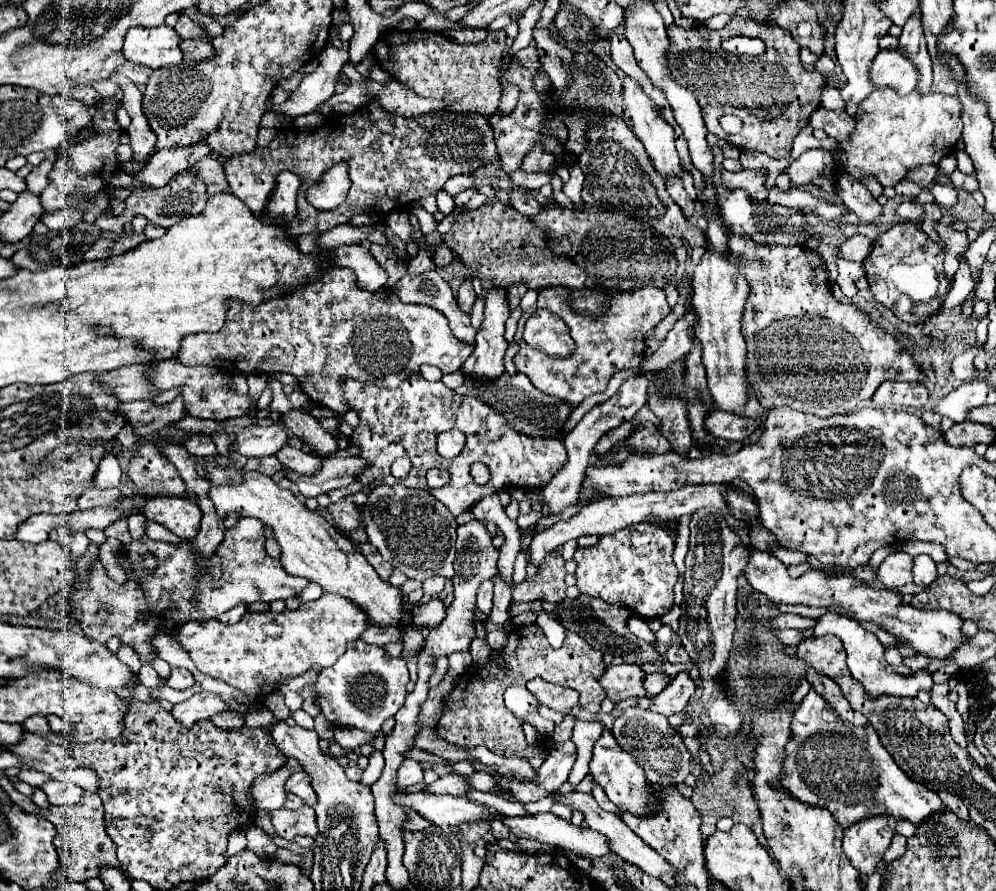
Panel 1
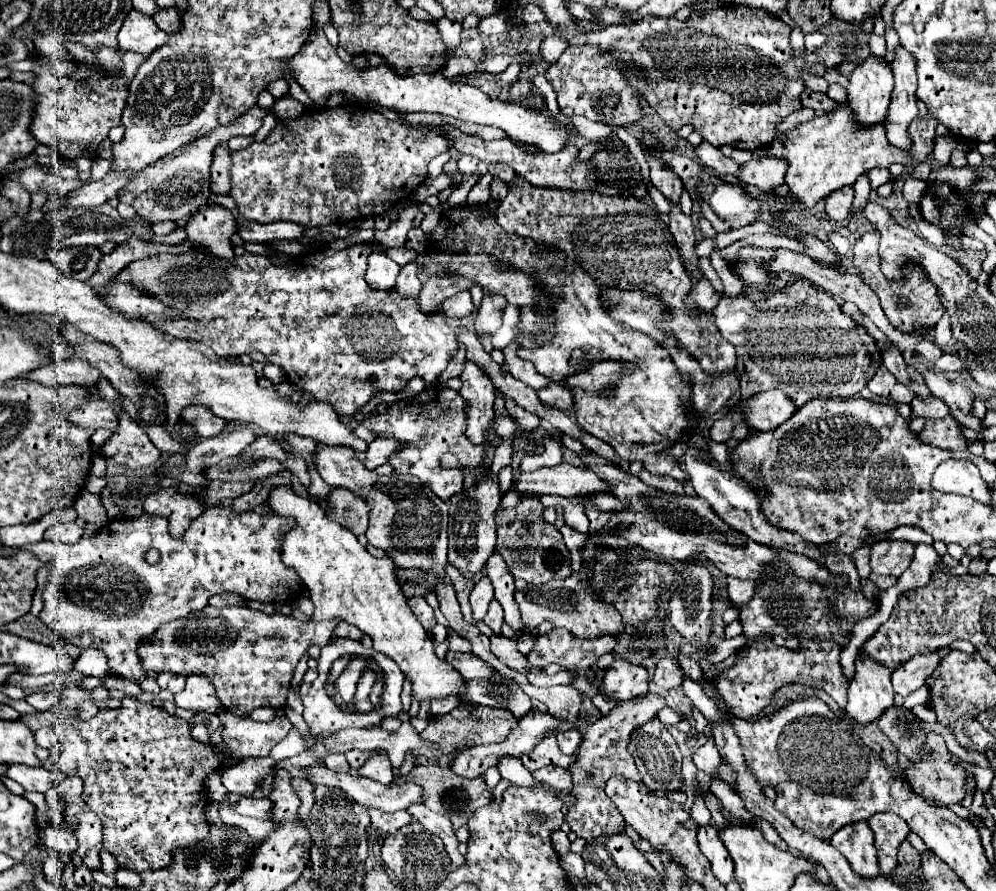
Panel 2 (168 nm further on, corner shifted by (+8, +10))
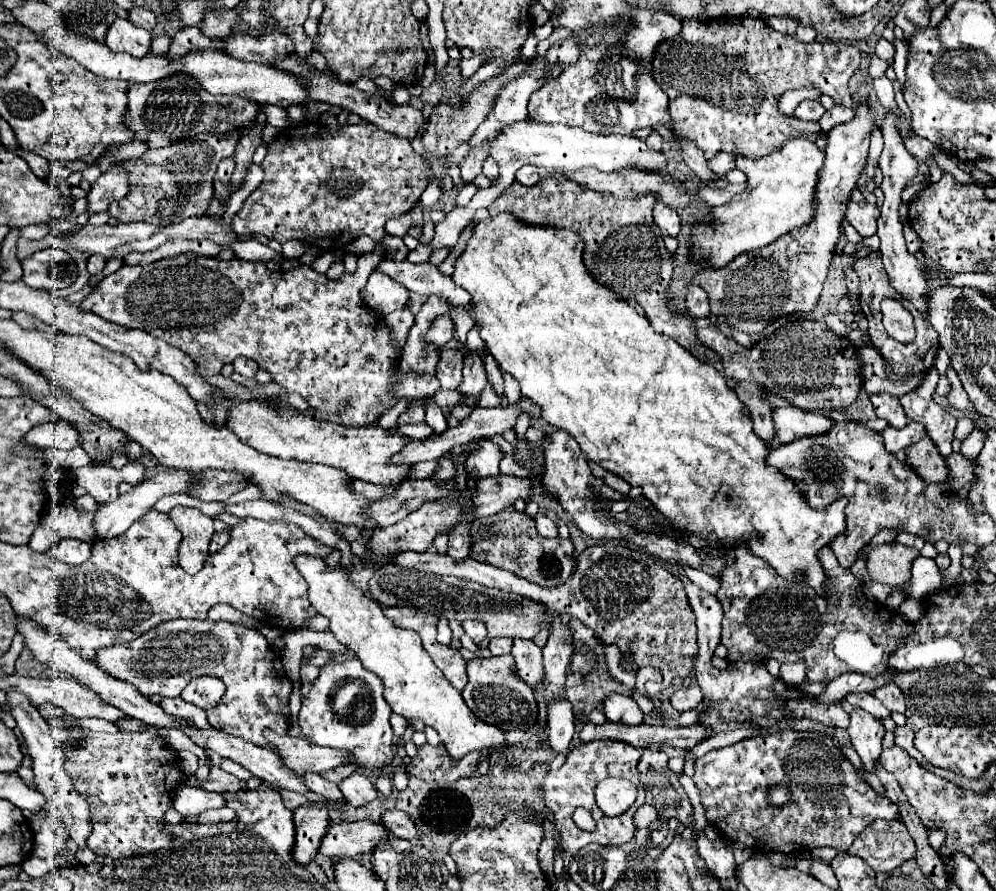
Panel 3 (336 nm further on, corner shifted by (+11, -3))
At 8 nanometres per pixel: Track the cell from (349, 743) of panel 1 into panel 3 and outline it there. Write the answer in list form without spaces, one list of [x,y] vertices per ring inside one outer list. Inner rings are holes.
[[[179,787],[175,791],[175,809],[181,815],[199,815],[213,807],[223,807],[225,799],[221,793],[209,793],[201,787]]]

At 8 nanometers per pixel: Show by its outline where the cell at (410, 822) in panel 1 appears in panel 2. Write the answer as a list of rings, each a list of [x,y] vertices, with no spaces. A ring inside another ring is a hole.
[[[368,810],[370,816],[372,816],[372,824],[368,828],[368,834],[374,838],[378,832],[382,832],[384,836],[386,834],[392,834],[396,830],[400,830],[402,826],[410,824],[412,820],[412,814],[408,810],[400,810],[400,812],[382,812],[382,810]]]

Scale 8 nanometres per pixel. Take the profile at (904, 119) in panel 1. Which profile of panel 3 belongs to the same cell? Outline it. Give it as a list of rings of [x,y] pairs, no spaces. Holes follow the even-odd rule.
[[[791,139],[781,151],[763,159],[747,159],[737,155],[737,169],[747,175],[747,189],[733,197],[731,203],[715,207],[705,221],[695,221],[689,251],[693,265],[711,269],[725,267],[739,253],[753,251],[773,243],[787,231],[805,225],[815,213],[817,173],[825,161],[825,151],[809,139]]]

